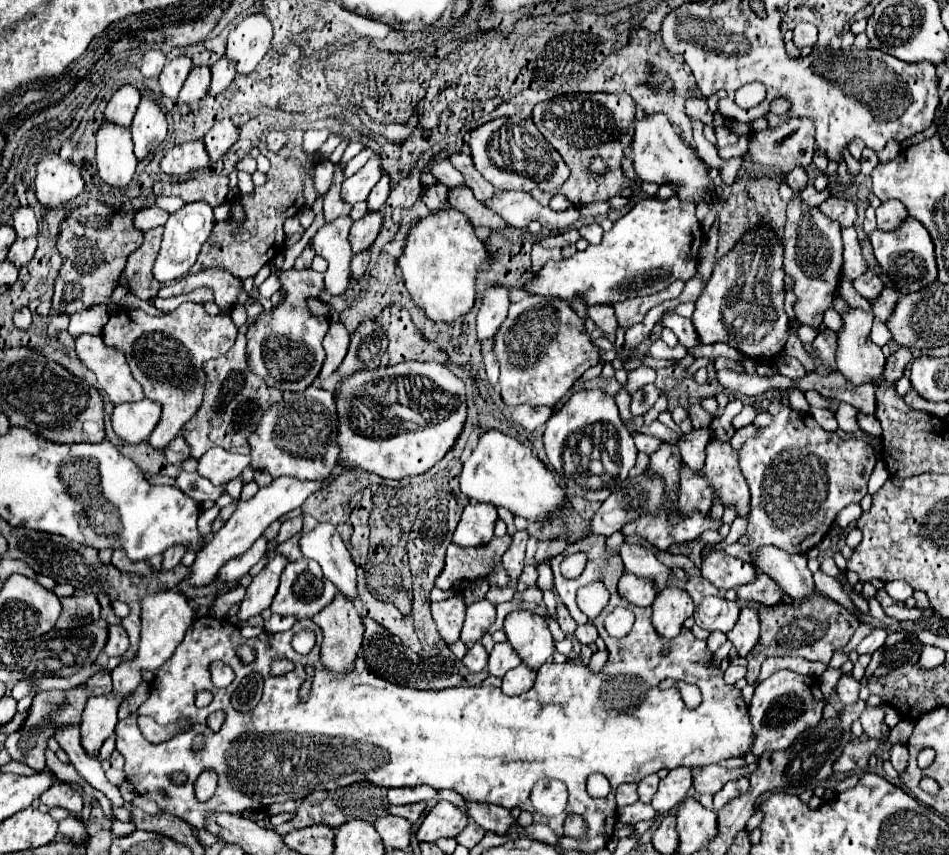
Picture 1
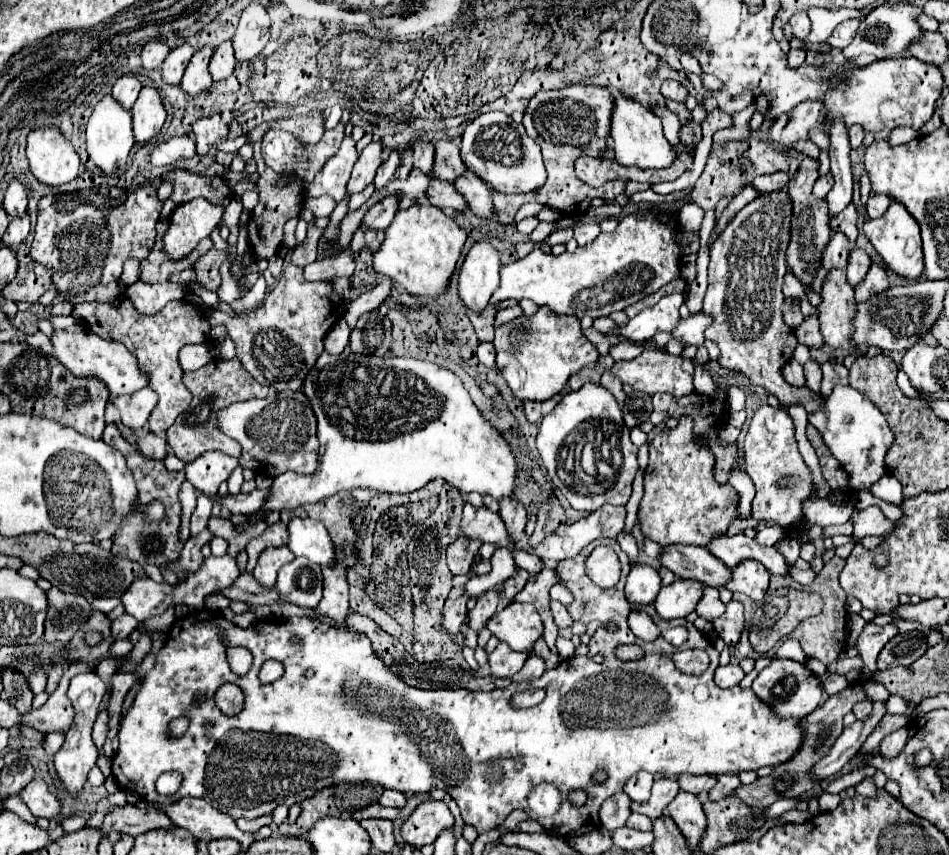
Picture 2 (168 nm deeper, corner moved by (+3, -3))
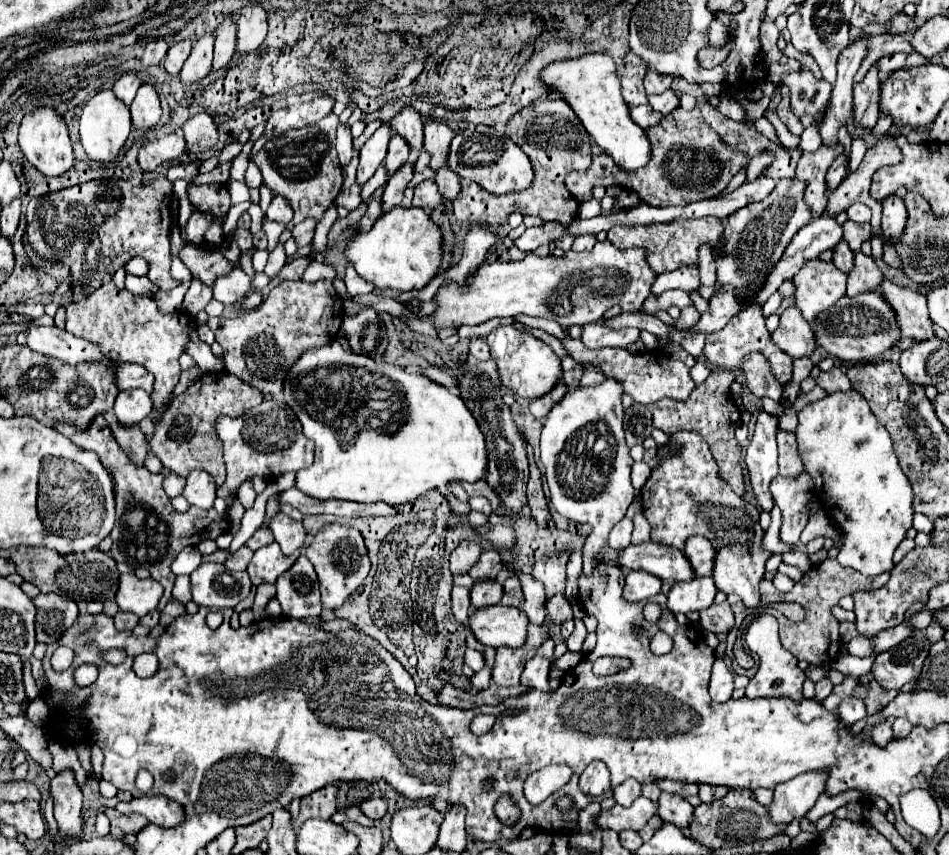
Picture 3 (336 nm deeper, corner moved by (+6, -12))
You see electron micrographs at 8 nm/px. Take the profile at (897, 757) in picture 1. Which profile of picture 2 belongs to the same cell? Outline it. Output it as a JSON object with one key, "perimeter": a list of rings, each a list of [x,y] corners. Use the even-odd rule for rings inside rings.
{"perimeter":[[[901,728],[901,730],[889,734],[889,736],[885,736],[885,738],[881,740],[881,744],[879,744],[879,752],[881,752],[883,756],[895,756],[897,752],[903,750],[905,740],[907,740],[907,730]]]}

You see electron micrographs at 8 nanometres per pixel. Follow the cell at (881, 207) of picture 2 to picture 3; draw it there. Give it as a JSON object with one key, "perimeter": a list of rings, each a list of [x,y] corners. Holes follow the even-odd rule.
{"perimeter":[[[854,203],[848,207],[848,219],[852,221],[858,221],[858,223],[866,223],[870,221],[870,207],[864,205],[864,203]]]}

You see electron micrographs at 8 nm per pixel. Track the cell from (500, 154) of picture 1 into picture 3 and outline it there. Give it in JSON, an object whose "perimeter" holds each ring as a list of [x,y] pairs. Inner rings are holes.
{"perimeter":[[[476,125],[458,133],[450,143],[450,169],[454,169],[462,179],[476,181],[492,195],[506,195],[512,191],[526,191],[534,181],[534,169],[528,155],[518,149],[518,145],[508,137],[500,135],[494,127]]]}

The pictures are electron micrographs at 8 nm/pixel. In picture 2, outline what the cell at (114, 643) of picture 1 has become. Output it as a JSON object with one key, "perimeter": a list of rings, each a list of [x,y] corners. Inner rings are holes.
{"perimeter":[[[127,612],[121,614],[119,618],[113,620],[113,626],[111,626],[113,638],[127,638],[127,636],[137,628],[137,624],[139,624],[139,622],[137,622],[133,616],[129,616]]]}

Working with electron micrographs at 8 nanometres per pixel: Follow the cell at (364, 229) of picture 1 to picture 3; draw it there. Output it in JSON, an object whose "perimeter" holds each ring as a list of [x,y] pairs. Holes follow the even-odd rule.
{"perimeter":[[[404,165],[398,173],[394,173],[388,183],[386,183],[386,189],[384,189],[384,195],[382,195],[382,213],[398,207],[402,203],[402,197],[404,197],[404,189],[408,185],[408,181],[412,179],[412,165]]]}

